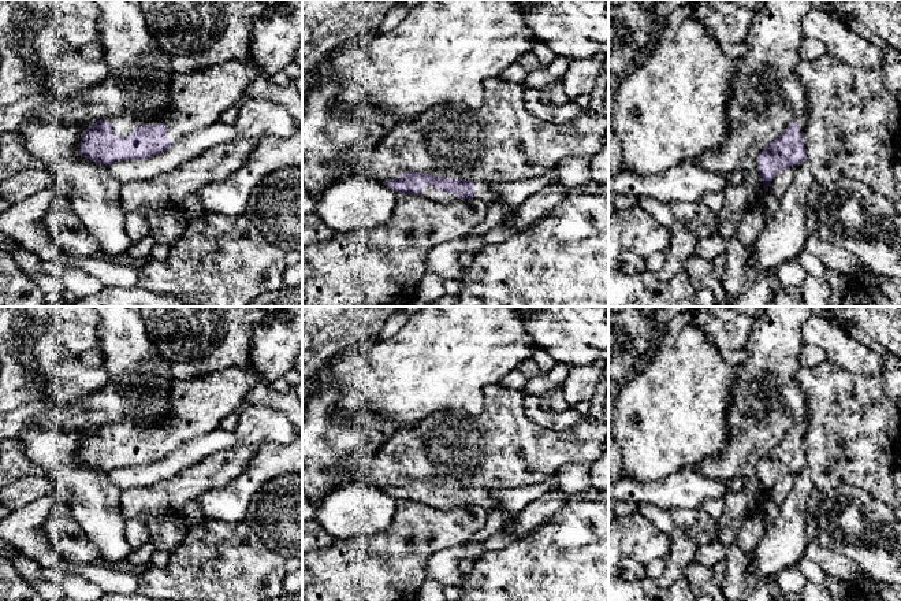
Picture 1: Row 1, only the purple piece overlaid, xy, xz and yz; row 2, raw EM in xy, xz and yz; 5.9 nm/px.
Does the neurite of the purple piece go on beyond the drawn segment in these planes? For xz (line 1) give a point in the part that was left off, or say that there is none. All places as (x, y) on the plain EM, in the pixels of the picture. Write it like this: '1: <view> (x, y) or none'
1: xz (428, 497)

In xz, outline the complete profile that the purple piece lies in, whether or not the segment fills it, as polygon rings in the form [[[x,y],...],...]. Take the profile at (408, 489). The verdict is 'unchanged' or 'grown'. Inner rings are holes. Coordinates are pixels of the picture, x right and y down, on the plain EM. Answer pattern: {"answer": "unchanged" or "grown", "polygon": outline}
{"answer": "grown", "polygon": [[[402,479],[398,486],[383,490],[396,500],[424,502],[444,511],[472,505],[479,505],[488,512],[495,508],[492,491],[483,487],[473,489],[433,481]]]}

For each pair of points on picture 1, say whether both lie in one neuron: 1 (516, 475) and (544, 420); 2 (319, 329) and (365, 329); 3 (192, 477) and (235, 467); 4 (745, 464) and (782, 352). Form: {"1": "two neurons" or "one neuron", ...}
{"1": "two neurons", "2": "one neuron", "3": "one neuron", "4": "one neuron"}

